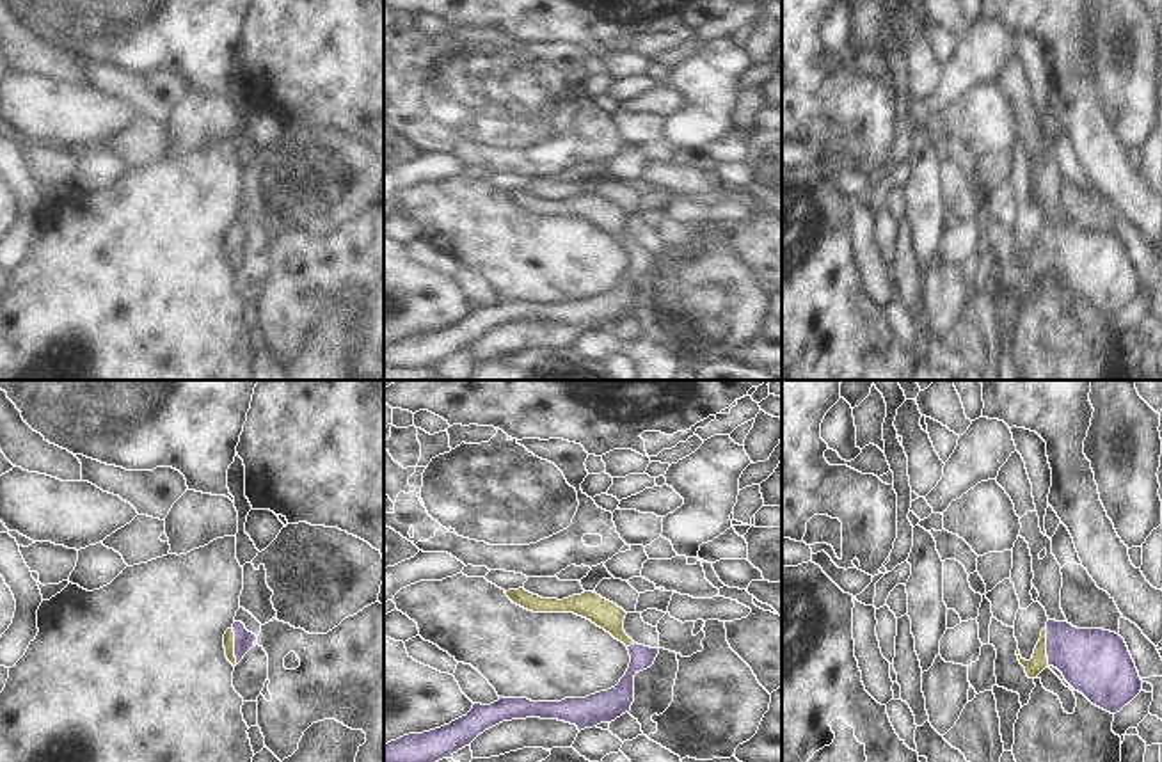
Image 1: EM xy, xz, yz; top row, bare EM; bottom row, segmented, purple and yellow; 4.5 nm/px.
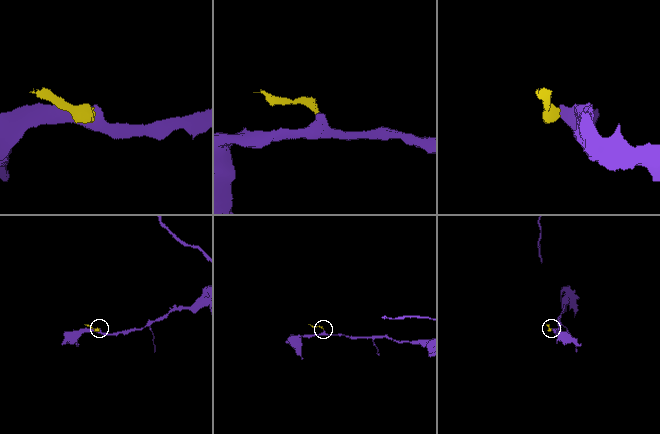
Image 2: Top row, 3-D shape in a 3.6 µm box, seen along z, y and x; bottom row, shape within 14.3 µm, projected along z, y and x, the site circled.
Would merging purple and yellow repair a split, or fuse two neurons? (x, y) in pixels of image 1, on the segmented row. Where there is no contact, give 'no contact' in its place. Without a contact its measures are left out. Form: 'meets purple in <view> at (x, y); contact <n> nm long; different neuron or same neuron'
meets purple in yz at (1047, 647); contact 180 nm long; same neuron

